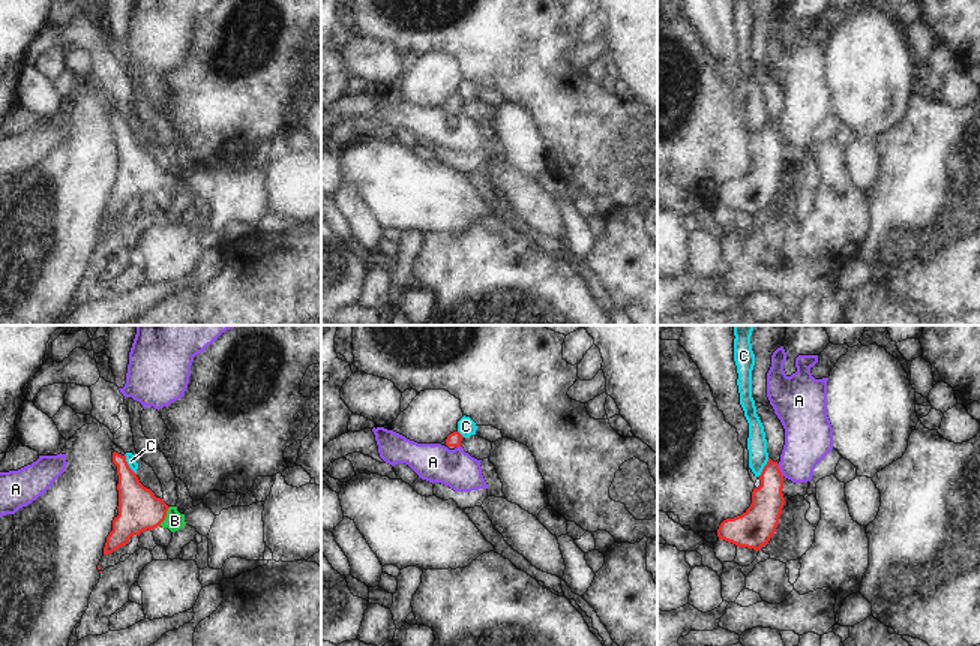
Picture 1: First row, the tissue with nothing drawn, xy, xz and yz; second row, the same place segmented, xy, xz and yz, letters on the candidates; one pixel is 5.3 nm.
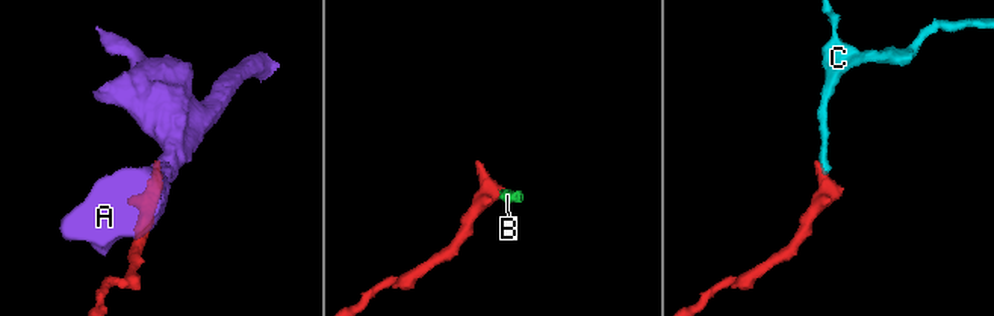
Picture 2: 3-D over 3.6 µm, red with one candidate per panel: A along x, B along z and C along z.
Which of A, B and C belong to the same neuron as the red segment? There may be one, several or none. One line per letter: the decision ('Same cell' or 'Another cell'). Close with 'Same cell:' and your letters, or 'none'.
A: Another cell
B: Same cell
C: Another cell
Same cell: B

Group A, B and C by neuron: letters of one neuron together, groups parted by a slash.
A / B / C

